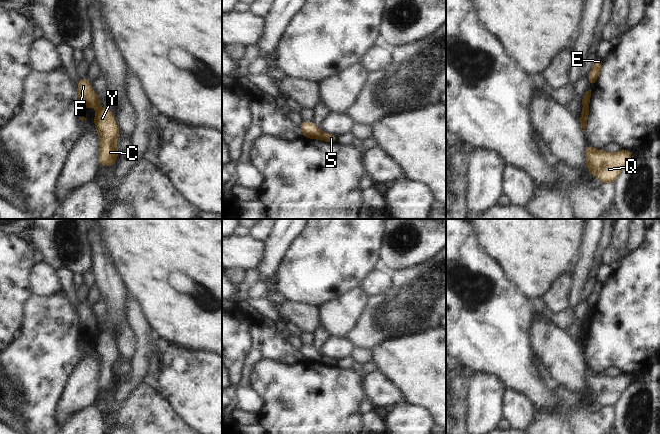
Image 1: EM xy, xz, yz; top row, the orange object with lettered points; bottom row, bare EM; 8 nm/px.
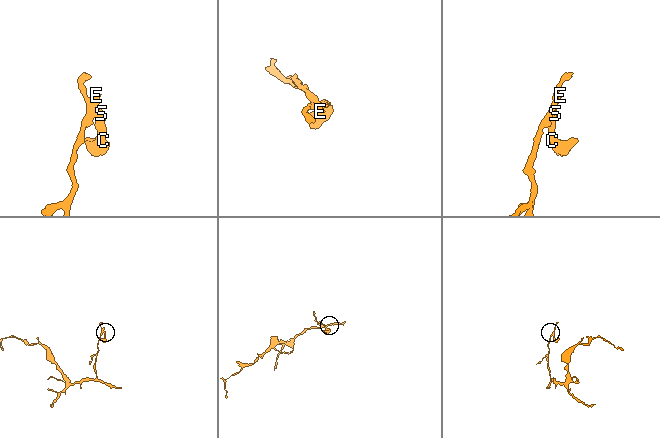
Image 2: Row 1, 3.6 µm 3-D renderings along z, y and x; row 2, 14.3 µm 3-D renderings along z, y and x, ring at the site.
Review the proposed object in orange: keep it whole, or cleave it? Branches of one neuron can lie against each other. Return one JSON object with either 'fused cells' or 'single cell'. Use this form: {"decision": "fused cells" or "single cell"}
{"decision": "fused cells"}

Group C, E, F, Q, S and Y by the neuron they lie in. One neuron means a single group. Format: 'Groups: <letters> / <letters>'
Groups: C Q S Y / E F

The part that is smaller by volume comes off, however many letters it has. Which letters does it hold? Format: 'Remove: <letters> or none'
Remove: C, Q, S, Y

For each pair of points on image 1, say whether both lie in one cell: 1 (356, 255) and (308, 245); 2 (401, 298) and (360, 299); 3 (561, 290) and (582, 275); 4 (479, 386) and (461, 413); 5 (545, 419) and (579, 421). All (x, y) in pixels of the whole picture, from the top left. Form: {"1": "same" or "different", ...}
{"1": "same", "2": "different", "3": "different", "4": "different", "5": "different"}

